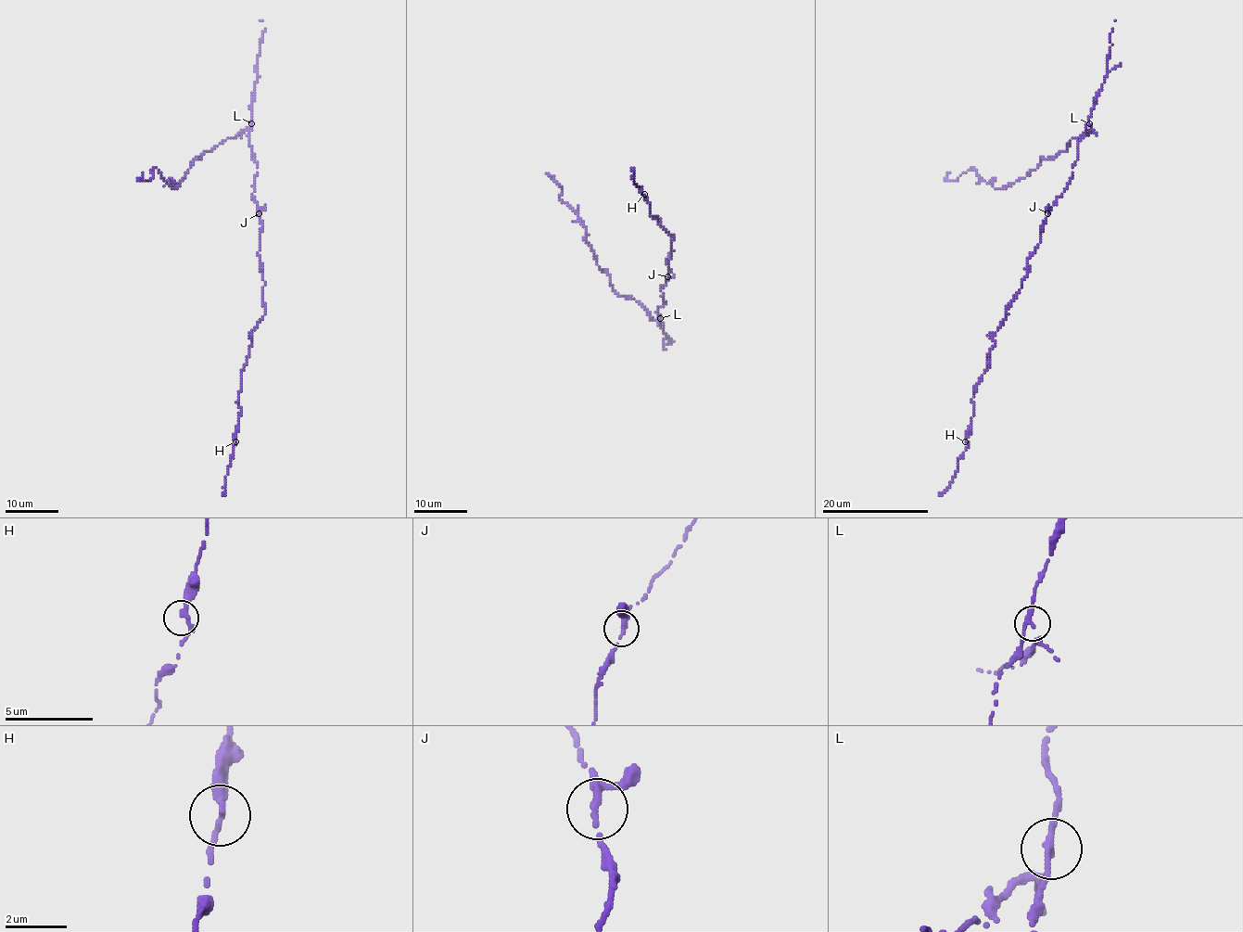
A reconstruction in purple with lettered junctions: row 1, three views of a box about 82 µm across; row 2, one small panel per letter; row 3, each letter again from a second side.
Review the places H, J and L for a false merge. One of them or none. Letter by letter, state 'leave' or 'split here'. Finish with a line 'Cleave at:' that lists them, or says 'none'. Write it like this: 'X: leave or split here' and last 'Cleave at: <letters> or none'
H: leave
J: leave
L: split here
Cleave at: L

